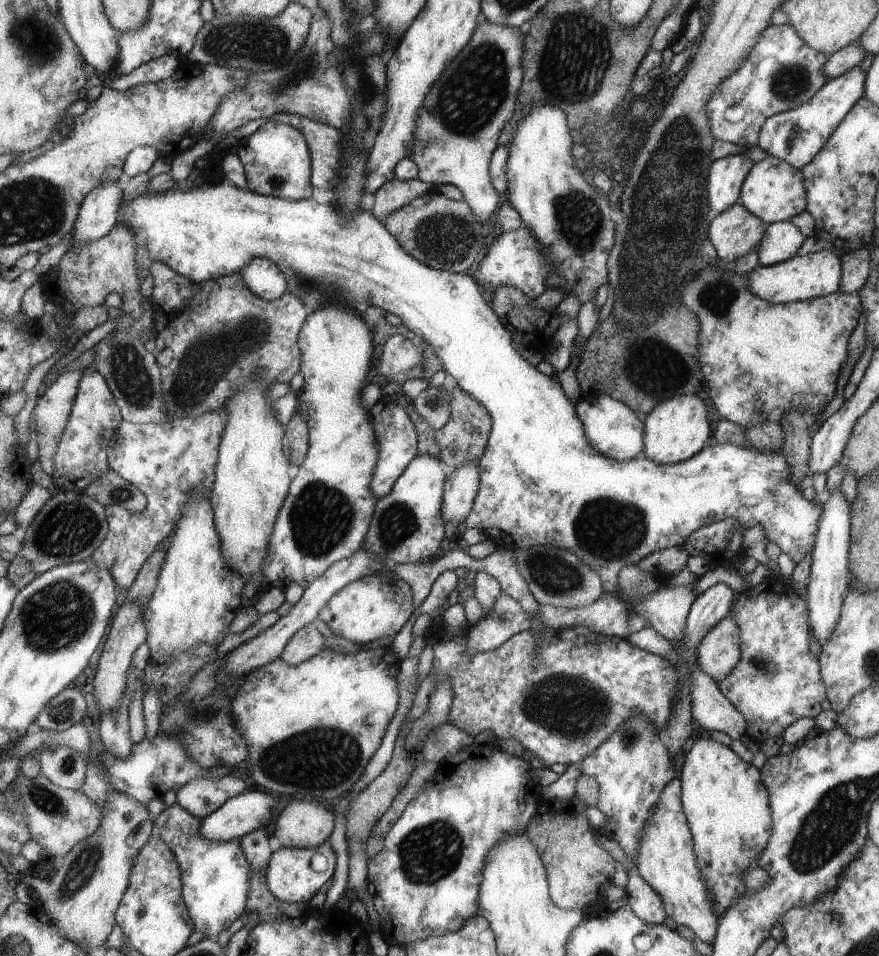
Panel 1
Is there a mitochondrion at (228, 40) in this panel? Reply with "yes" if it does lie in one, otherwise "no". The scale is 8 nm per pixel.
yes

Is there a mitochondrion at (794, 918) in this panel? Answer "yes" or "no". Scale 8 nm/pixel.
no

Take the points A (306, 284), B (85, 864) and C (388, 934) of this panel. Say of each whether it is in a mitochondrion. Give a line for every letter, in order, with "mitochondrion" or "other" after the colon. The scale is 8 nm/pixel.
A: mitochondrion
B: mitochondrion
C: other

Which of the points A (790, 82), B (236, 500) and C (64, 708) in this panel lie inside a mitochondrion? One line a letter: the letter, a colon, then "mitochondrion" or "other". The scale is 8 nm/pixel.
A: mitochondrion
B: other
C: mitochondrion

